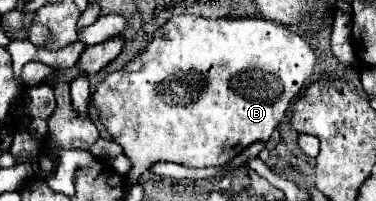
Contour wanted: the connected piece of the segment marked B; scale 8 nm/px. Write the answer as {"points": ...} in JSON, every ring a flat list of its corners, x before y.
{"points":[[174,16,154,34,152,42,148,44,148,48,140,56,136,56,132,62,128,62,122,68,122,72,110,74,98,86,94,100,100,108,102,124,108,128,112,138,124,148,124,154,132,162,130,180,136,182,140,178,140,174,150,170,156,162,176,162,176,164,190,166,190,168,222,166,228,160,232,160,234,156,238,156,246,146,250,146,258,140,266,142,272,136,272,132,276,130,276,126,280,124,280,120,284,118,290,102,300,94,300,90,306,86,306,82,314,74,318,60,320,60,318,50,312,44,308,44,302,36,290,32,282,24,276,24,276,22,270,22,270,20,264,20,264,18,216,18,216,20,208,20,208,18,202,18,202,16]]}

